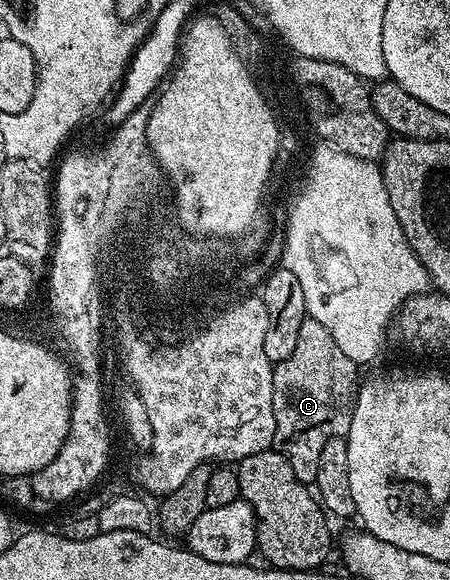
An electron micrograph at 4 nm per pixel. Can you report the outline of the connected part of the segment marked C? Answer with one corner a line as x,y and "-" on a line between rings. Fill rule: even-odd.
312,317
300,324
296,348
288,360
274,366
272,404
276,416
274,446
292,464
299,482
313,484
318,471
320,452
333,438
345,438
352,424
354,400
358,397
359,363
348,360
332,340
328,328

